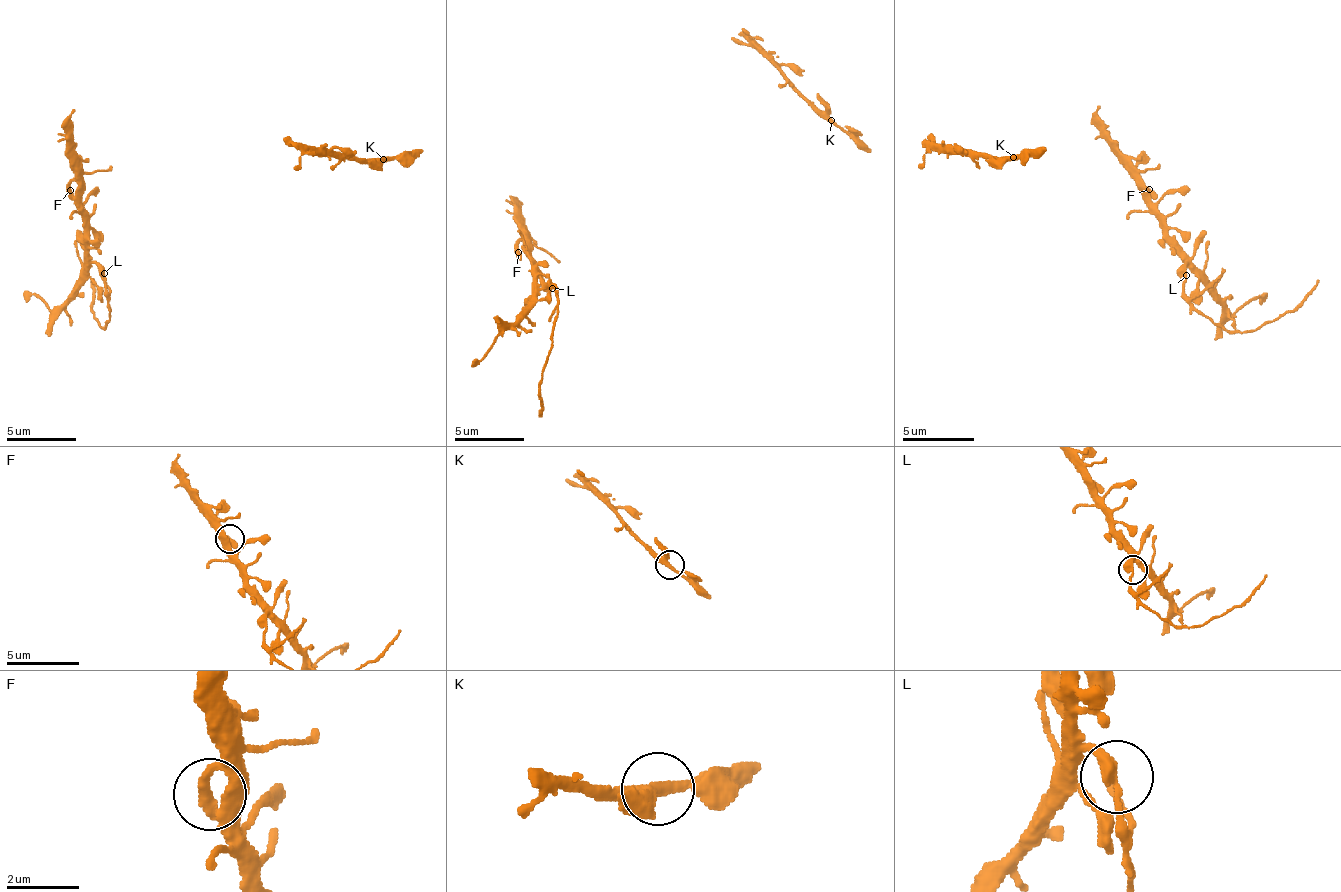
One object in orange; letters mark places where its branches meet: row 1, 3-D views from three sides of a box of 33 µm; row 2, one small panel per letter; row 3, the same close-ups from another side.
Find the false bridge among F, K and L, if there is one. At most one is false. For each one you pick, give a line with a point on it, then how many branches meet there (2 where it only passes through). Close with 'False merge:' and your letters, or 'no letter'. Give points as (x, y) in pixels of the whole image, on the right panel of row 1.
L: place (1186, 275); branches 2
False merge: L

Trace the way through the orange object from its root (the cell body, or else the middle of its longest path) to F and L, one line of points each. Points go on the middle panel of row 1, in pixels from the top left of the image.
F: (518, 196), (518, 231), (522, 235), (518, 252)
L: (518, 196), (518, 224), (525, 231), (525, 252), (532, 263), (532, 276), (539, 283), (550, 283), (553, 287)

